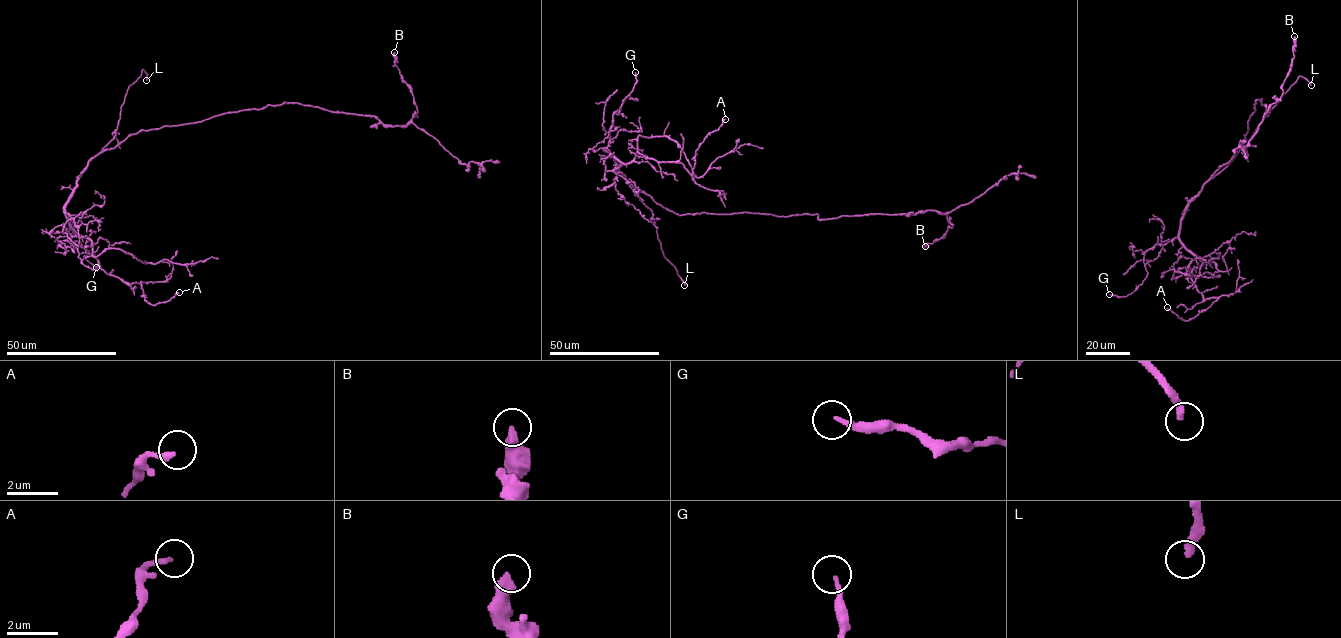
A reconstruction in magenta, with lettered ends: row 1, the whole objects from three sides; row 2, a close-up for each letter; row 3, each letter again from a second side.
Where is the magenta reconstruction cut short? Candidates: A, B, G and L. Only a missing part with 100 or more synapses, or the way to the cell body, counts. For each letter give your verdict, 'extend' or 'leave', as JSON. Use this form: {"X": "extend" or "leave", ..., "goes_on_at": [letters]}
{"A": "leave", "B": "leave", "G": "leave", "L": "extend", "goes_on_at": ["L"]}

